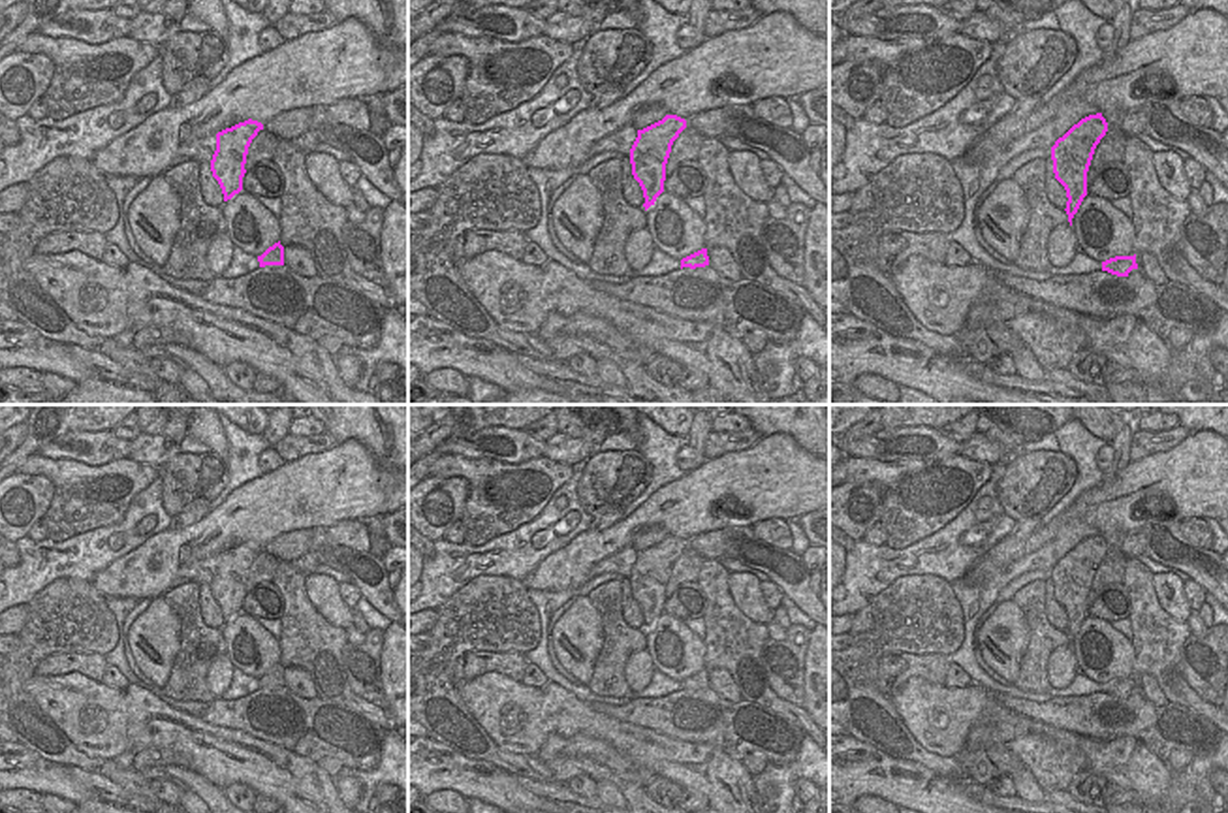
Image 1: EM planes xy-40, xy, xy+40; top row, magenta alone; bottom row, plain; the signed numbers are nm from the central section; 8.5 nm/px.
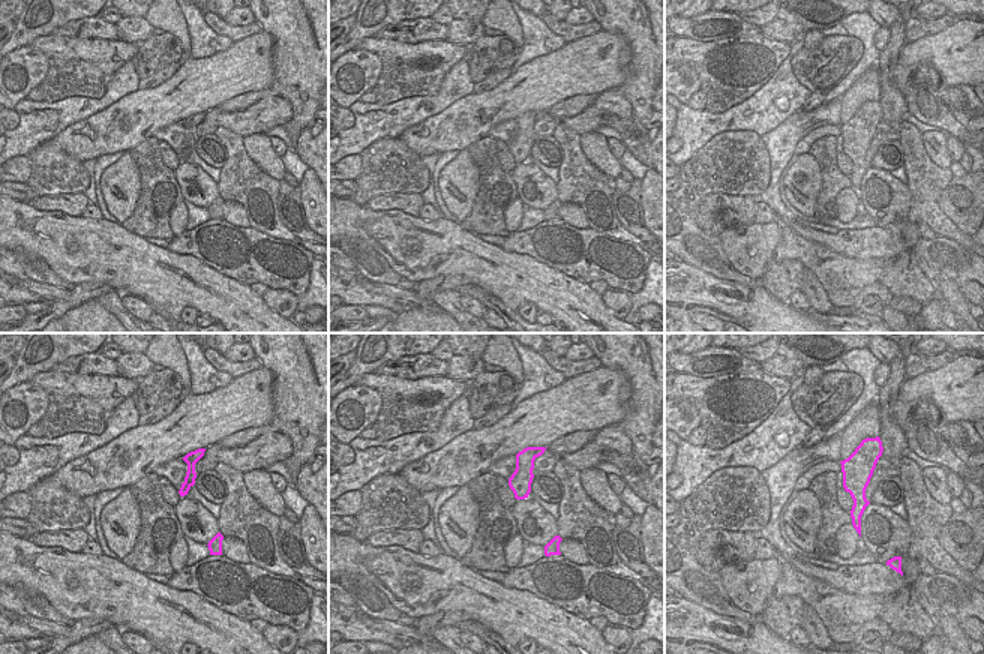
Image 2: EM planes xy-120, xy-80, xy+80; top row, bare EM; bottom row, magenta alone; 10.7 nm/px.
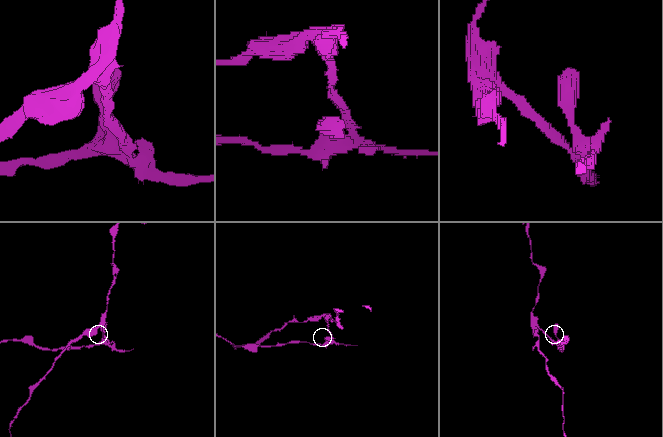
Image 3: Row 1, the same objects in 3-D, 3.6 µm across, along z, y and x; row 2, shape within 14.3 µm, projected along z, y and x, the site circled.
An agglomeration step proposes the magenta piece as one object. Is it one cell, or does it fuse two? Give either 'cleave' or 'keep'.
cleave

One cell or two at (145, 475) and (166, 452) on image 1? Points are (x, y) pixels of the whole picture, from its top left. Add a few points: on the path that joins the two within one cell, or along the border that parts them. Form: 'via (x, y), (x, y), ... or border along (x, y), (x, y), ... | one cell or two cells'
border along (128, 456), (158, 469) | two cells

